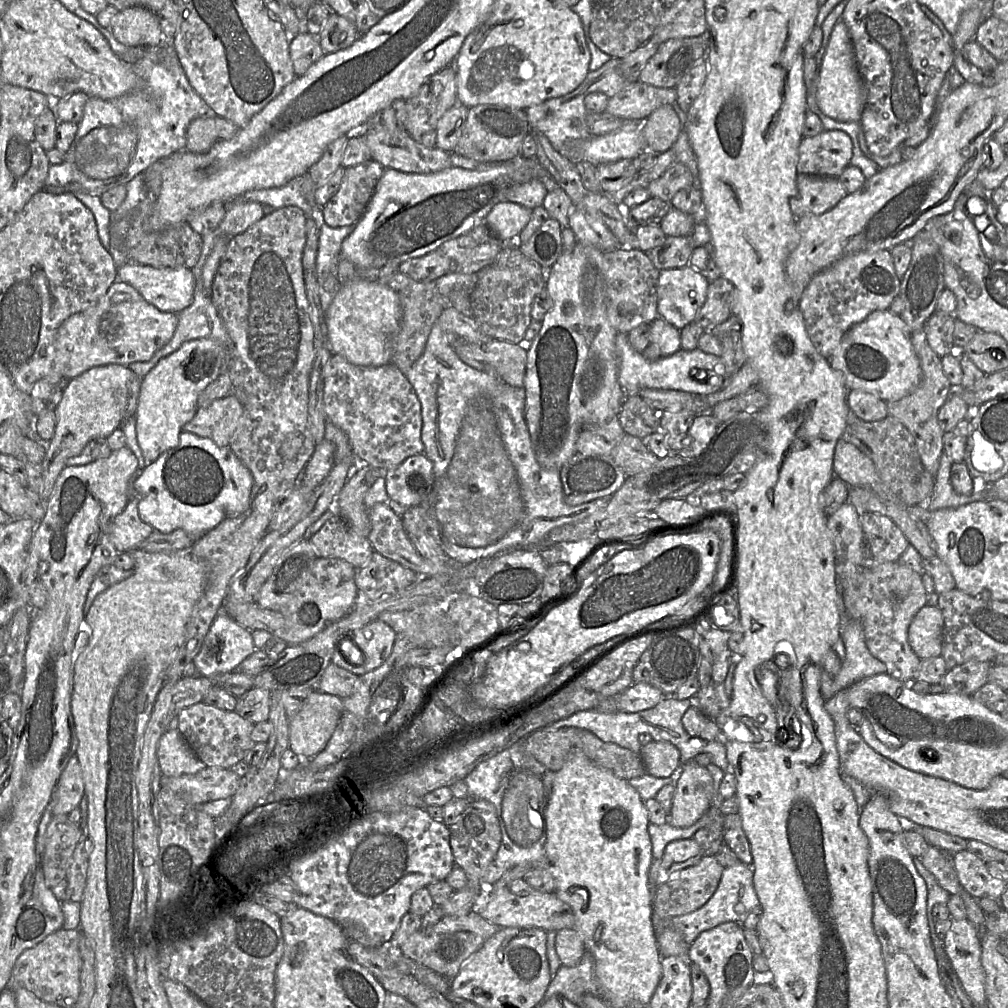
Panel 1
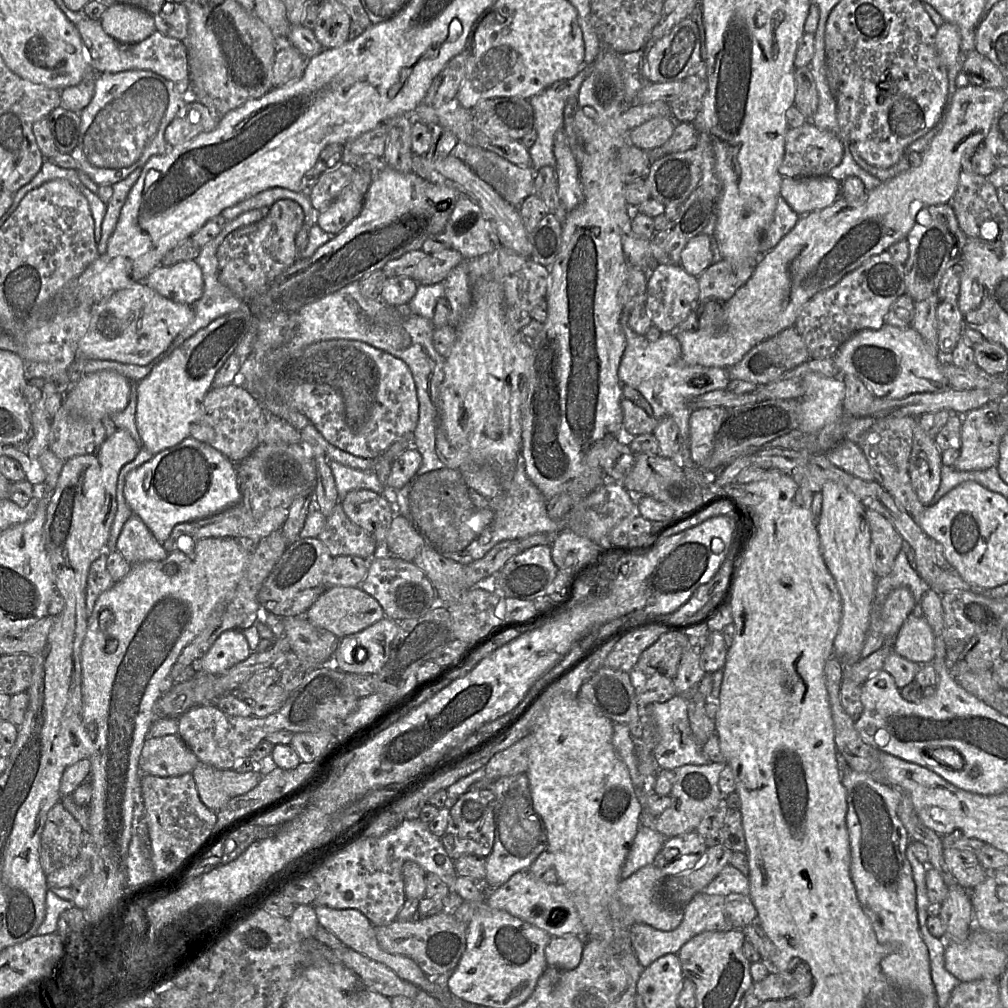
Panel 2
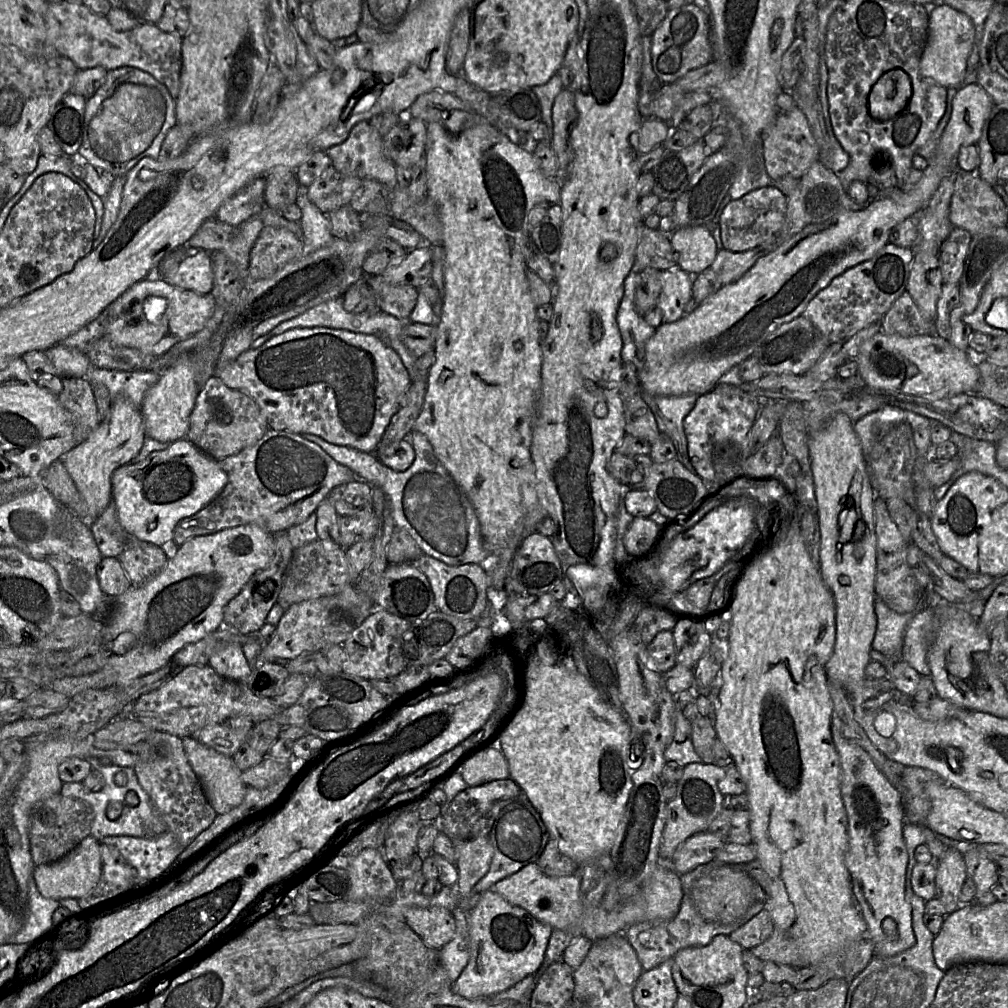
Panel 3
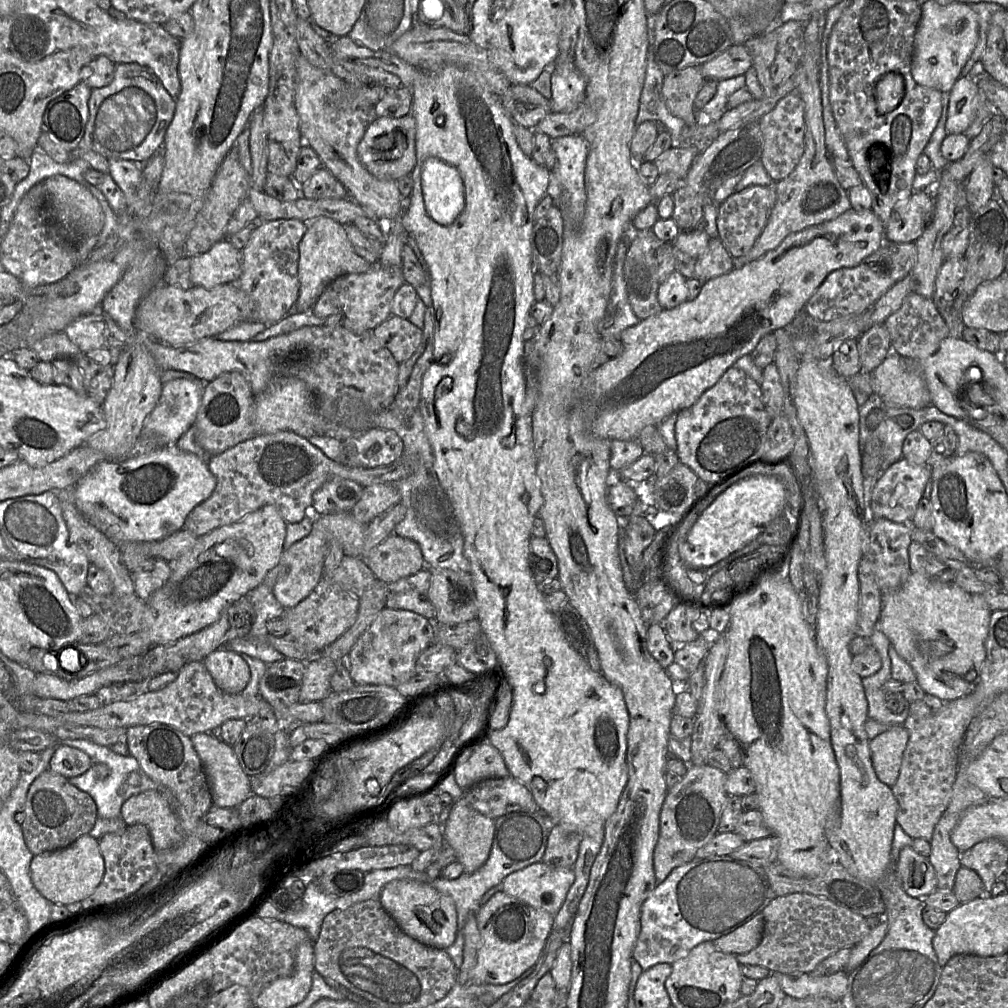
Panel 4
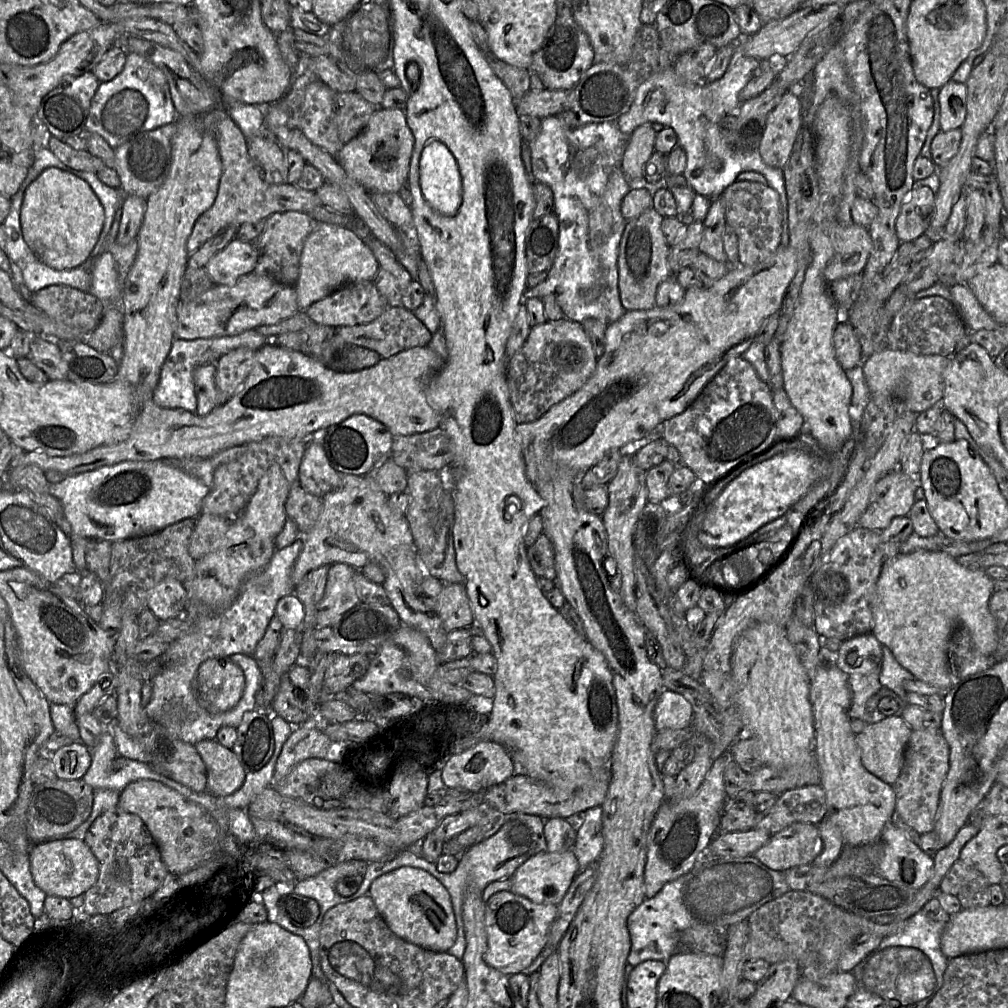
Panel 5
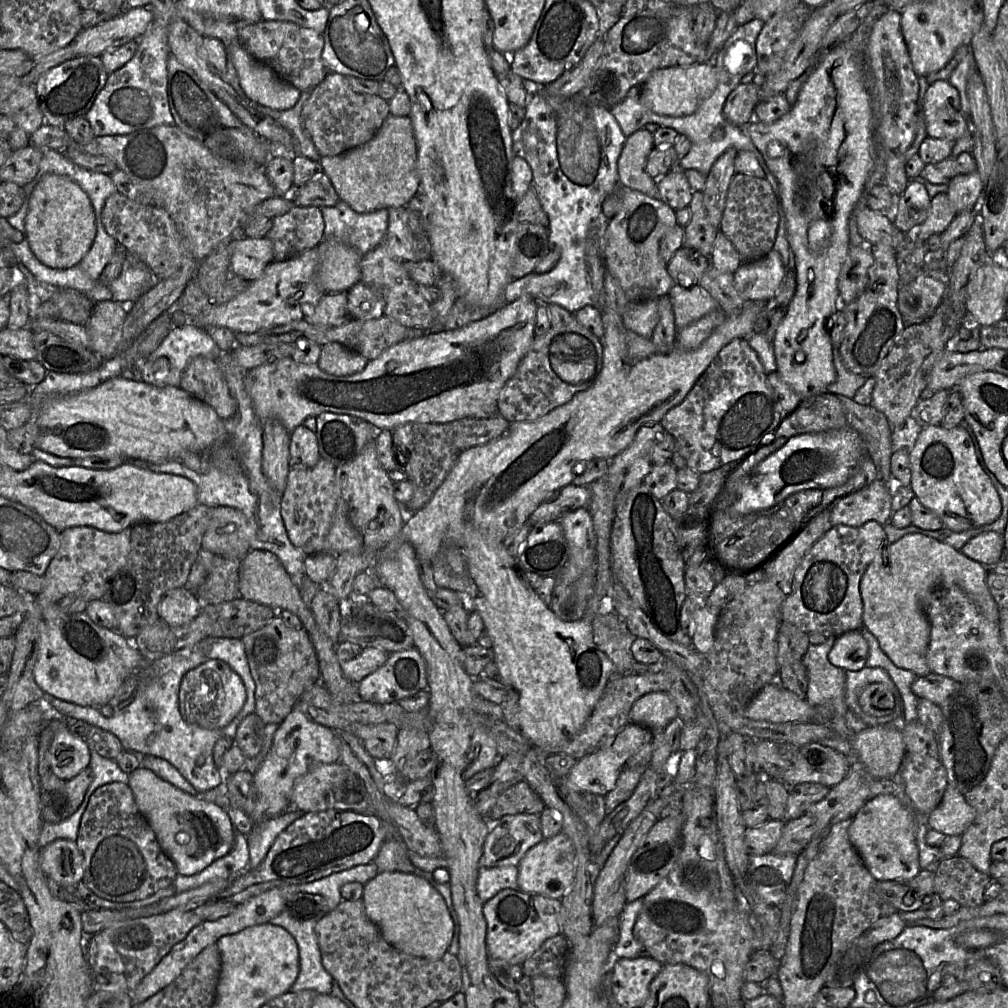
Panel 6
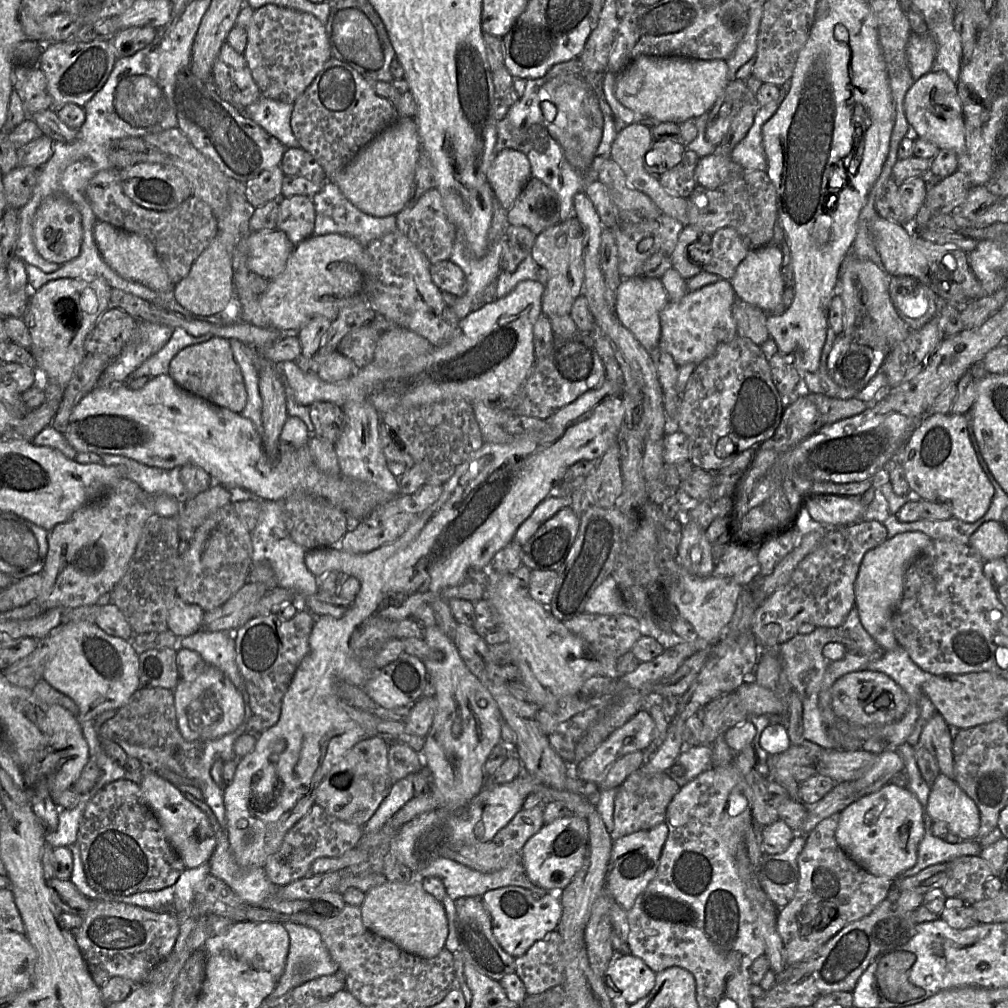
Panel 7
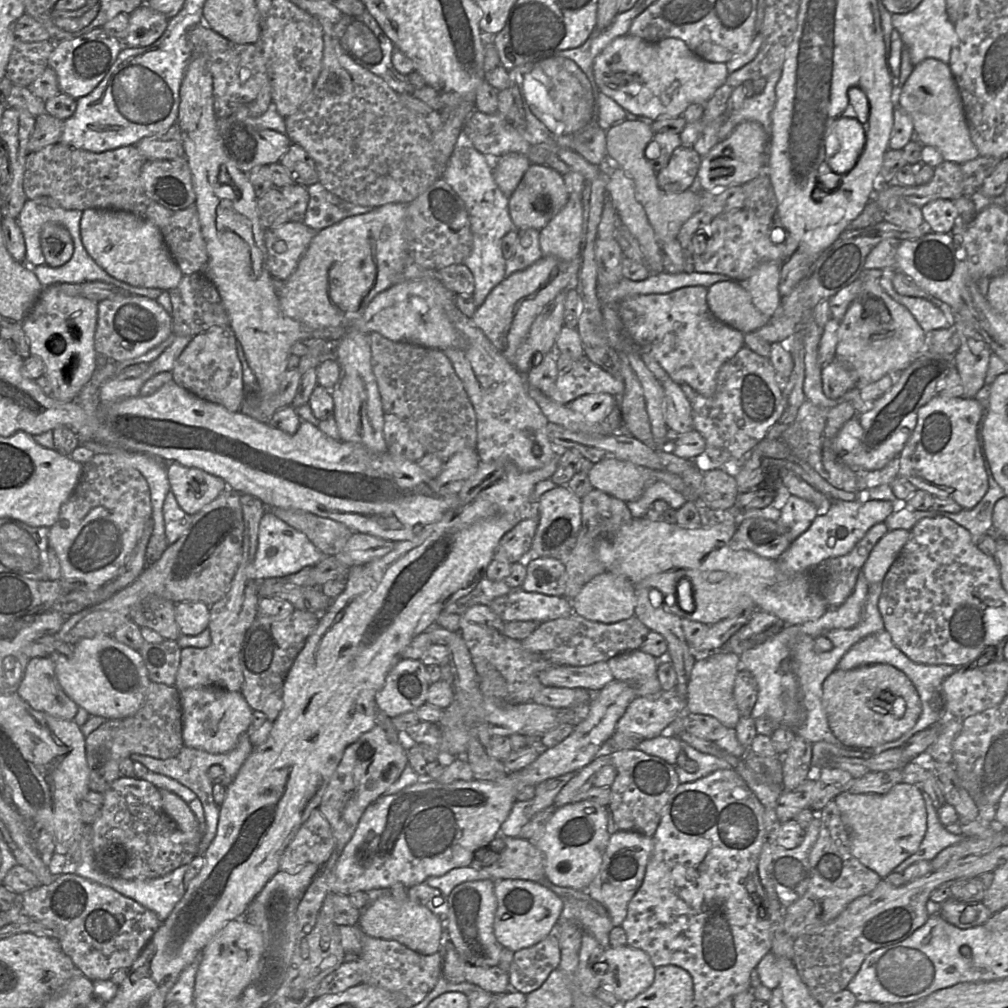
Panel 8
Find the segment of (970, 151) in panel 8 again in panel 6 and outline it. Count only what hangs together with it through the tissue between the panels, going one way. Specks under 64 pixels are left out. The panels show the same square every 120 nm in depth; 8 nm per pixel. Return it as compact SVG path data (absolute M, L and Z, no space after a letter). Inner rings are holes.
M947 80L931 83L923 100L928 137L957 141L968 130L958 90Z

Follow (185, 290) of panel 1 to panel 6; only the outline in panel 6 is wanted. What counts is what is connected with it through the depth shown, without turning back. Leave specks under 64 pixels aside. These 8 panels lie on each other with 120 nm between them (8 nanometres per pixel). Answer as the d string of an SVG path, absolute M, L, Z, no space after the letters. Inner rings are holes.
M234 237L229 240L230 273L253 281L262 276L265 268L274 261L272 241L267 237Z

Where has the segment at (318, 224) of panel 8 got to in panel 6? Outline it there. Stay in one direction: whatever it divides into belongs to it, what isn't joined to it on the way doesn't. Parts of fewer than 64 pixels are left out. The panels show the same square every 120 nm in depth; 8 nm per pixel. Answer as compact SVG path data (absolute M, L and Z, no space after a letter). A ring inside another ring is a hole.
M339 200L331 207L320 208L325 240L334 240L355 249L361 256L376 248L388 228L388 209L359 213Z

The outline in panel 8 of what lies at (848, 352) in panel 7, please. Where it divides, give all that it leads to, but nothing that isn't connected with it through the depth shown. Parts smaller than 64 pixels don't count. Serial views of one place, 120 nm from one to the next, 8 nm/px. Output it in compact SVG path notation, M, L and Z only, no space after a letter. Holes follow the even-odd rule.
M836 358L822 367L821 380L823 392L829 399L838 399L859 386L854 367Z

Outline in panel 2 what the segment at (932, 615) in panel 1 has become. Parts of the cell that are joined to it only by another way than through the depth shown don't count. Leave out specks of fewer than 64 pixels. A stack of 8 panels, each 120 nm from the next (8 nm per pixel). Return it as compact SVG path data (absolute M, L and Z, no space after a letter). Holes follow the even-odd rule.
M917 604L894 638L893 651L920 665L931 663L935 657L935 636Z

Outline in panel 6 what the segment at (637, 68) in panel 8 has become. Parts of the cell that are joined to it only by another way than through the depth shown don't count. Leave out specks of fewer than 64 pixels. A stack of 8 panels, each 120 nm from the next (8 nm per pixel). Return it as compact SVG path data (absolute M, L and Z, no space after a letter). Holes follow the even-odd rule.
M712 62L687 66L673 66L655 70L640 86L640 100L653 112L673 117L693 114L709 98L717 86L717 75Z

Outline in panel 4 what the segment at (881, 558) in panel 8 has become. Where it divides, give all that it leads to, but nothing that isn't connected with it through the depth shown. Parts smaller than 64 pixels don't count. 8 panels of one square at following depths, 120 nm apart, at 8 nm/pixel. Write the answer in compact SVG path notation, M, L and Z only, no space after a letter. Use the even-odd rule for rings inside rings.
M911 572L900 588L882 593L878 627L899 656L912 667L922 689L948 702L973 693L980 682L991 612L982 594L967 592L956 583L945 584L925 574Z

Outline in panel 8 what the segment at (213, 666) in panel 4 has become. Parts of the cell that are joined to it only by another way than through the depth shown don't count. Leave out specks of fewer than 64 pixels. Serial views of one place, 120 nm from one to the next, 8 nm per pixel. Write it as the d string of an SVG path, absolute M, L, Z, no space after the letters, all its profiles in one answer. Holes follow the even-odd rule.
M216 686L194 687L179 691L182 706L184 745L209 753L226 753L237 744L252 722L253 710L240 692Z

